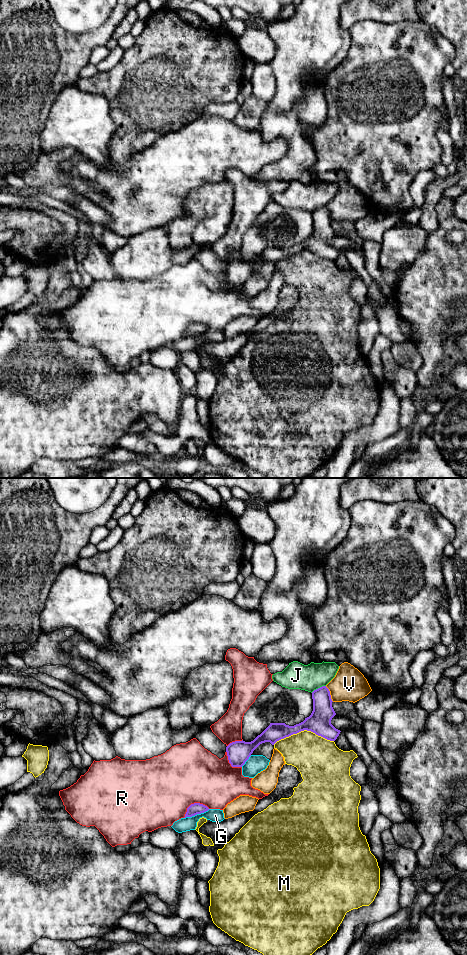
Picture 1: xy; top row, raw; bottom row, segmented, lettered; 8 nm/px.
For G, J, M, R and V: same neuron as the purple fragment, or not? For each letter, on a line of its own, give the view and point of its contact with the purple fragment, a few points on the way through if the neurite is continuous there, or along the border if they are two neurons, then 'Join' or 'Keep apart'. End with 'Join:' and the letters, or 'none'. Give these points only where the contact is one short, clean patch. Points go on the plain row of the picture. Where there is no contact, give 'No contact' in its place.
G: Touches purple at xy (196, 334). Keep apart
J: Touches purple at xy (318, 208). Keep apart
M: Touches purple at xy (303, 250). Keep apart
R: Touches purple at xy (194, 323). Keep apart
V: Touches purple at xy (329, 214). Keep apart
Join: none

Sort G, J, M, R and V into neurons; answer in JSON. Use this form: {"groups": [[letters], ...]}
{"groups": [["G"], ["J"], ["M"], ["R"], ["V"]]}

